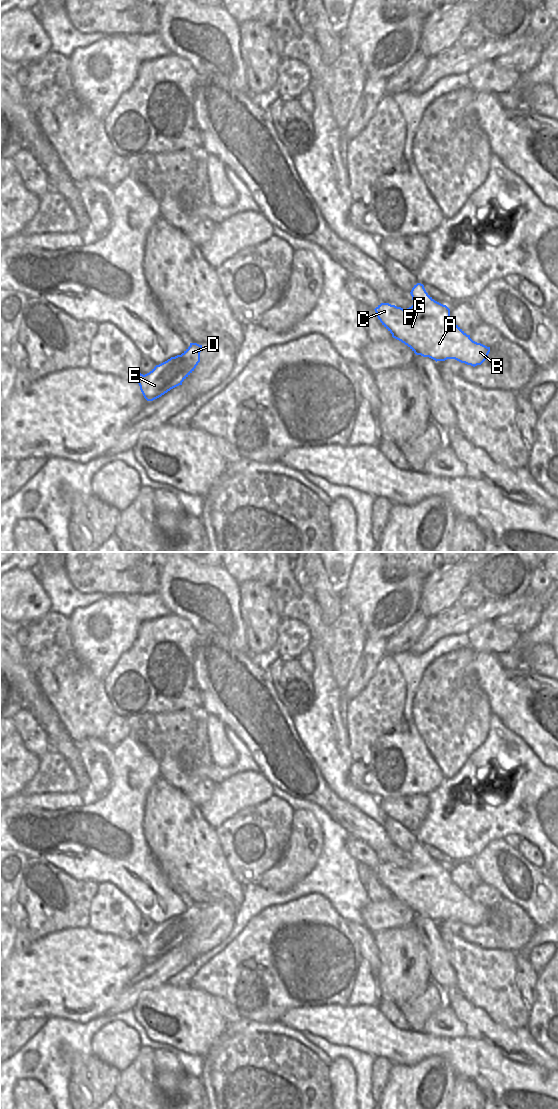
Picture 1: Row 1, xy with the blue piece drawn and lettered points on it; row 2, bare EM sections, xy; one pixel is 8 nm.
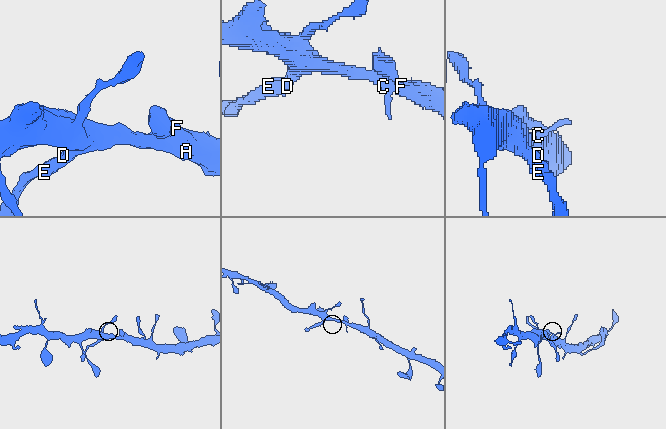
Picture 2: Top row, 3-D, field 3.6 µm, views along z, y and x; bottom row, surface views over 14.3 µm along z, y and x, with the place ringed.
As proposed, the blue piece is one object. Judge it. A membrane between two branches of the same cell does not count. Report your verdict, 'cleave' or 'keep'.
keep

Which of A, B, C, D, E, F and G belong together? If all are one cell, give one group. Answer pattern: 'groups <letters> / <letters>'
groups A B C D E F G

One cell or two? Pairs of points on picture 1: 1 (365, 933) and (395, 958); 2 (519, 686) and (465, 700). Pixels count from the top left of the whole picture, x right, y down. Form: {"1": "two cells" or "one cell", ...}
{"1": "two cells", "2": "two cells"}

